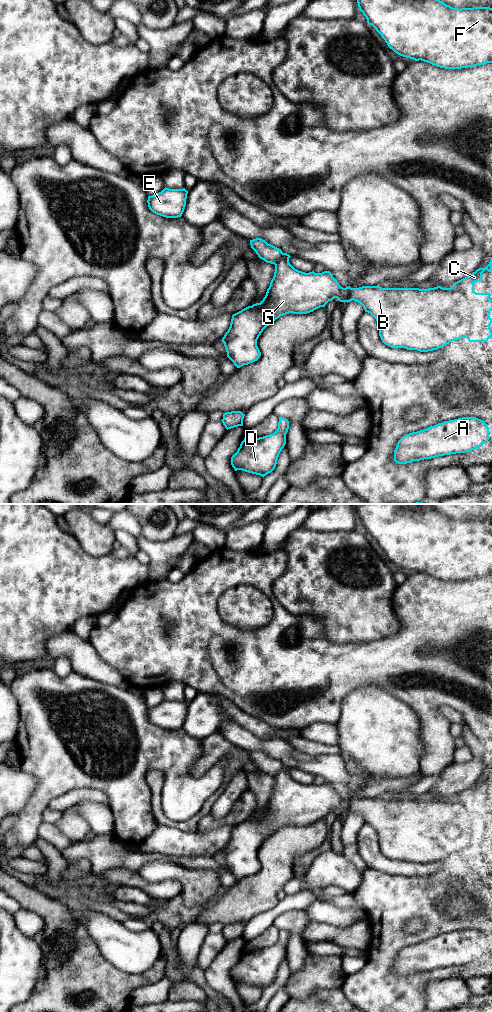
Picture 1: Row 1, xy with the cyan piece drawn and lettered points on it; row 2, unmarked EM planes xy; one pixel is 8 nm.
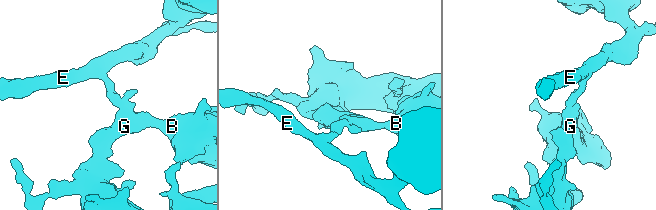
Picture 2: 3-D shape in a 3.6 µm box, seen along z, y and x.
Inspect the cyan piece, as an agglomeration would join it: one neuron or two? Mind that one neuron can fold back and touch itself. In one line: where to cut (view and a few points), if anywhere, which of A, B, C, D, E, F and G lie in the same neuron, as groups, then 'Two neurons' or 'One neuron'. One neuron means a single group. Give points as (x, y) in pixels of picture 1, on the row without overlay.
Split along xy (283, 765), (274, 776). Groups: A B C D G / E F. Two neurons

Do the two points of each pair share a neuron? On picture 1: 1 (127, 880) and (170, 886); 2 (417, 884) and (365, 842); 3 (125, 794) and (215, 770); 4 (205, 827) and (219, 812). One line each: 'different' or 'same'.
1: same
2: different
3: same
4: different

